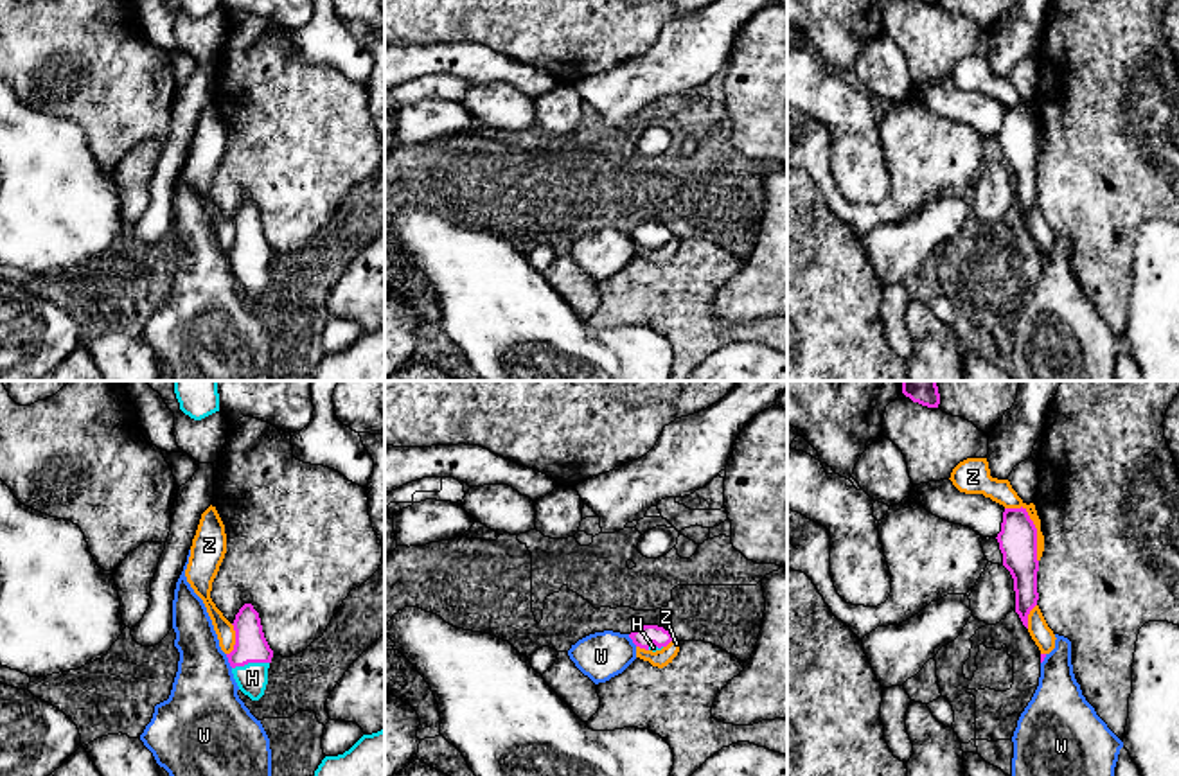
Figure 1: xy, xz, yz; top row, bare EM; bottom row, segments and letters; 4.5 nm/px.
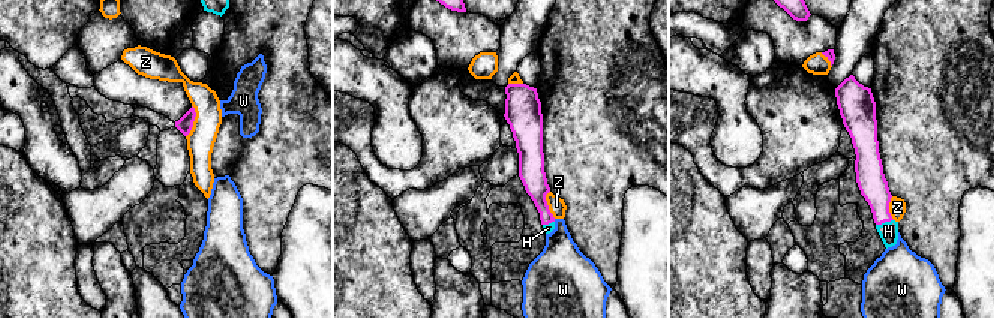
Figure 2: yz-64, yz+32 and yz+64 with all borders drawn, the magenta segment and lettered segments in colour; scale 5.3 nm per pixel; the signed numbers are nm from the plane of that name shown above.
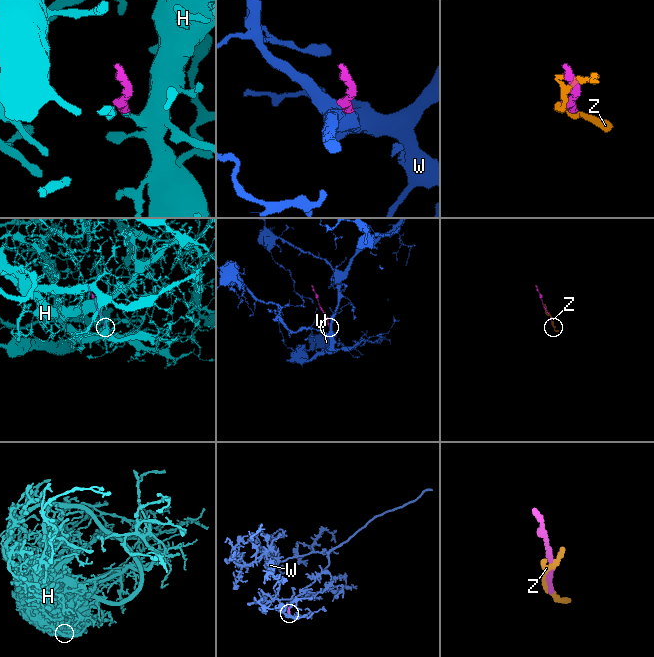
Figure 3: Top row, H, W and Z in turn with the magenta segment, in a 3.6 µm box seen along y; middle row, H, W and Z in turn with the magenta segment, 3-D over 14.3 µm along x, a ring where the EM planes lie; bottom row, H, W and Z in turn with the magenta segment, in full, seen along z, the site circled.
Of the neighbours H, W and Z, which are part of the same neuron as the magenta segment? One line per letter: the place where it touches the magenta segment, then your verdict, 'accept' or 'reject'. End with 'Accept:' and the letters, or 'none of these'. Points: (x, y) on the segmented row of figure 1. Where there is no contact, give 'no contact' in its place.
H: xy (250, 661) | accept
W: xy (229, 661) | reject
Z: yz (1034, 527) | reject
Accept: H

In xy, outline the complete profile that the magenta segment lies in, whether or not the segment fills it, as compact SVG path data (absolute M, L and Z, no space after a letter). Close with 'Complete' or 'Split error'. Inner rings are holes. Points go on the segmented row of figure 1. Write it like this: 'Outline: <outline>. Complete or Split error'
Outline: M244 604L234 620L235 645L226 654L232 666L234 679L239 690L252 701L259 701L264 695L268 684L268 668L273 657L259 613L252 604Z. Split error

